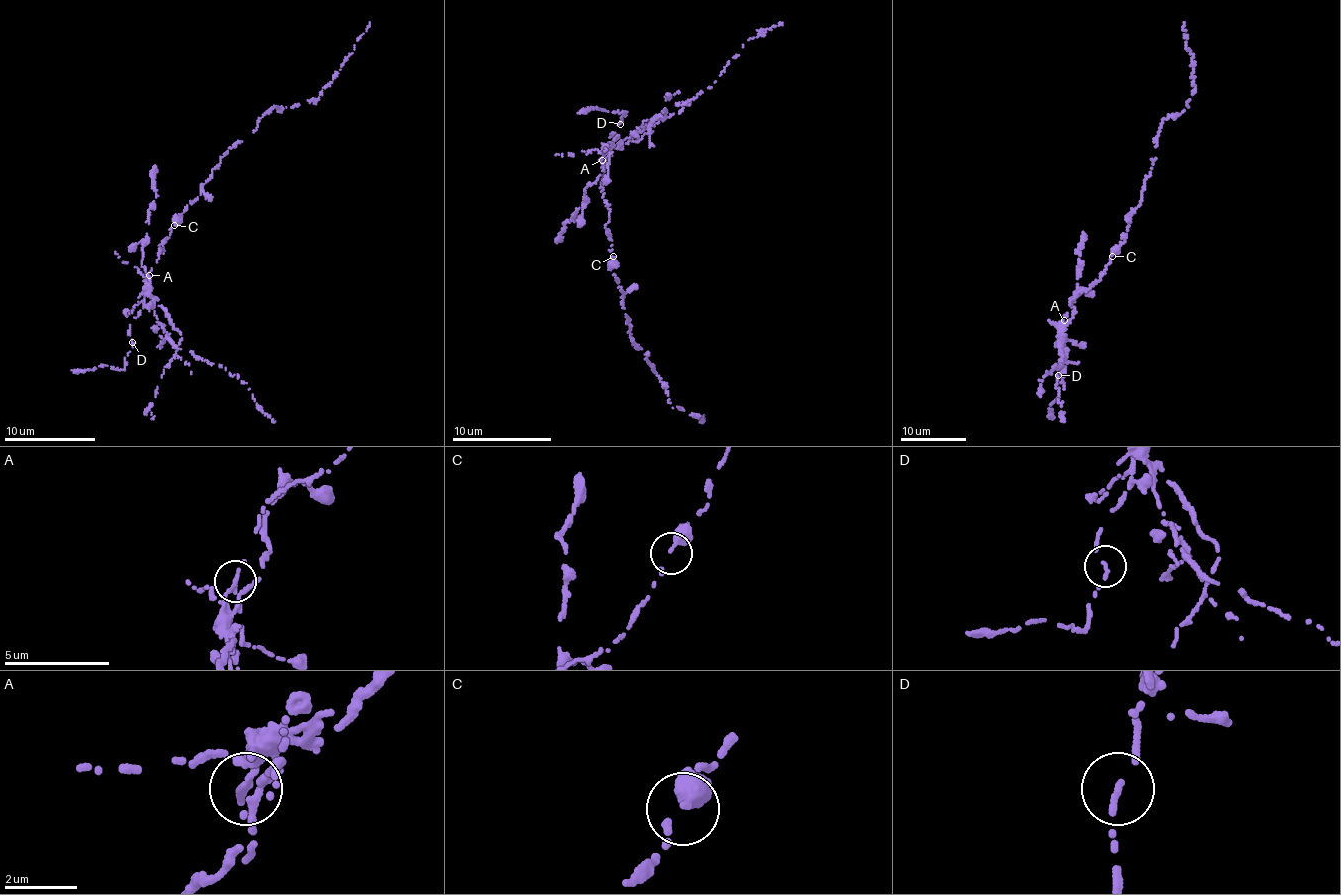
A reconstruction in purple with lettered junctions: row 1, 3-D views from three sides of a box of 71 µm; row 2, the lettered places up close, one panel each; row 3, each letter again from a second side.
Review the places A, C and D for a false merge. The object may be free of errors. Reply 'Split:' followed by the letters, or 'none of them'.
Split: A

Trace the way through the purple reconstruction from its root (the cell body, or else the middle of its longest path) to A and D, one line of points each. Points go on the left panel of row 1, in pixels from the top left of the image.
A: (174, 225), (169, 238), (159, 245), (163, 248), (161, 251), (163, 250), (158, 253), (159, 259), (148, 275)
D: (174, 225), (159, 245), (163, 250), (148, 273), (152, 304), (140, 310), (130, 325), (132, 342)

